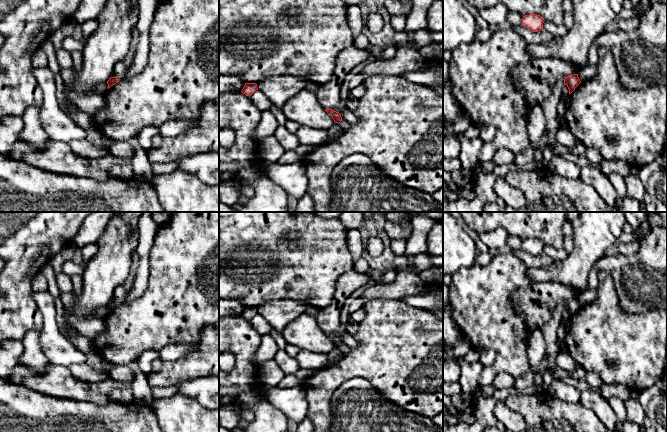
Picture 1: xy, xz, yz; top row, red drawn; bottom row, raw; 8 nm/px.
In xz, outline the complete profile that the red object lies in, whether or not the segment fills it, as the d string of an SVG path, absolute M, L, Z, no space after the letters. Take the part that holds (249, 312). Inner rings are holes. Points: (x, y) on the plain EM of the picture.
M245 307L241 316L250 321L256 314L258 314L256 307Z

